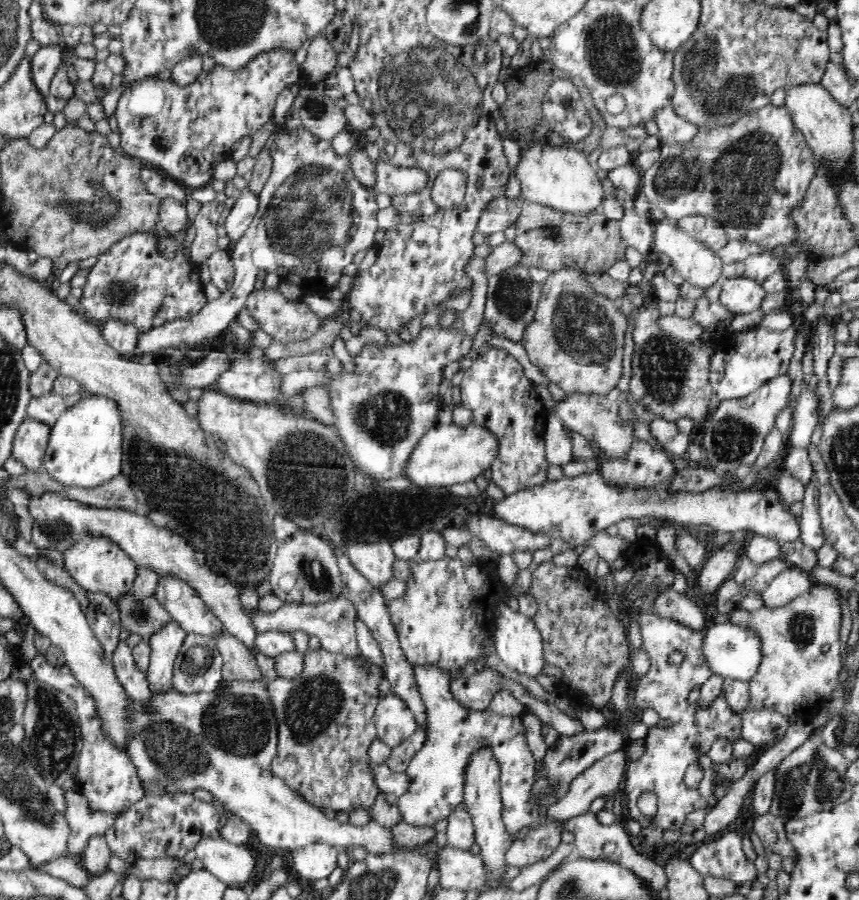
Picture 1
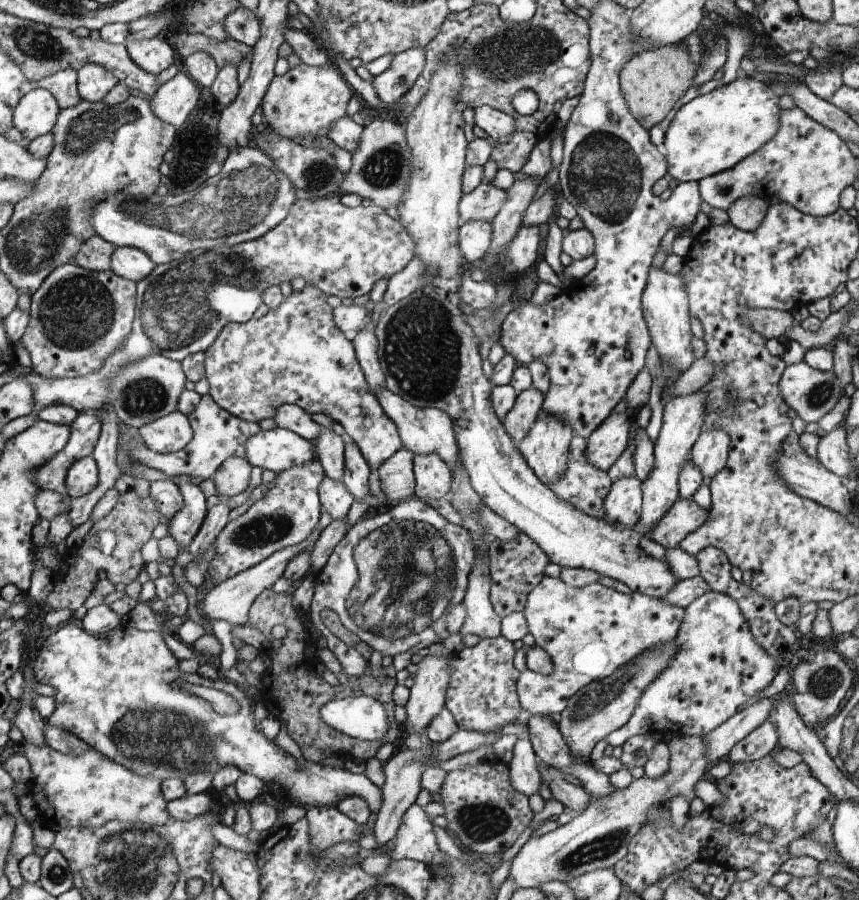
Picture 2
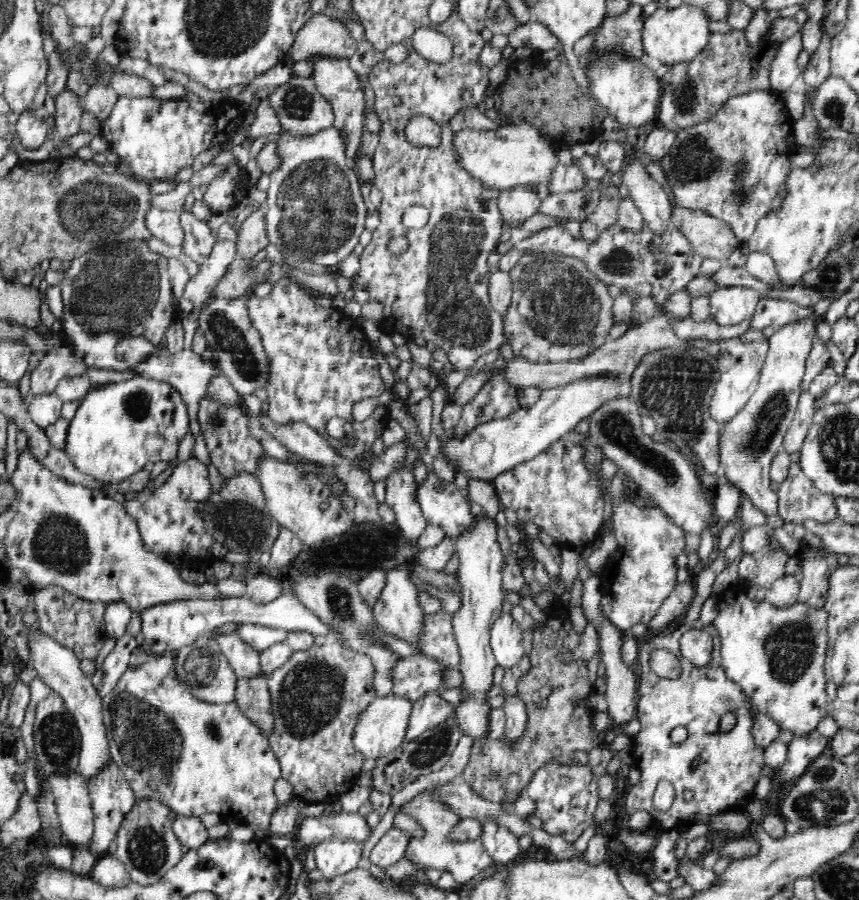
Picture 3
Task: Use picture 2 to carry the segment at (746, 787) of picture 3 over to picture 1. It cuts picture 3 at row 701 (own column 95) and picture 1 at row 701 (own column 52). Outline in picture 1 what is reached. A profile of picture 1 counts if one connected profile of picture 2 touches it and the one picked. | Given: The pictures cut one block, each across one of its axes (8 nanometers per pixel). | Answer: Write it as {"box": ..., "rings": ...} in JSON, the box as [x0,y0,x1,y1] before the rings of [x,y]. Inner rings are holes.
{"box":[623,600,742,831],"rings":[[[636,600],[632,602],[634,608],[638,610],[638,620],[640,620],[640,630],[642,630],[643,647],[650,657],[650,668],[645,675],[638,680],[638,686],[636,688],[636,696],[634,696],[634,702],[640,709],[652,708],[658,713],[660,717],[660,725],[650,727],[648,735],[644,740],[644,756],[636,761],[631,761],[627,764],[625,776],[623,780],[623,792],[627,792],[627,798],[624,801],[628,804],[628,816],[632,820],[637,820],[642,828],[648,828],[652,825],[659,826],[664,831],[681,831],[685,825],[686,816],[694,810],[700,810],[700,808],[709,809],[708,801],[706,801],[698,789],[690,789],[684,783],[685,772],[694,762],[698,761],[698,758],[702,756],[702,753],[698,753],[698,750],[702,750],[704,755],[708,755],[711,746],[718,738],[728,739],[731,743],[738,742],[742,735],[742,720],[738,713],[734,713],[729,705],[726,703],[724,696],[720,694],[716,698],[715,704],[710,708],[700,708],[698,702],[690,704],[688,702],[688,696],[696,686],[702,687],[702,684],[706,683],[706,680],[712,676],[712,671],[706,663],[706,657],[702,653],[702,642],[705,635],[705,630],[702,632],[694,632],[690,630],[686,625],[679,623],[675,620],[662,617],[656,611],[656,600],[654,600],[654,608],[652,604],[642,604],[642,600]],[[674,650],[680,651],[684,655],[684,659],[679,667],[676,665],[668,664],[668,655]],[[646,790],[652,790],[657,796],[657,811],[654,817],[650,817],[640,813],[640,809],[636,806],[636,801],[642,792]]]}

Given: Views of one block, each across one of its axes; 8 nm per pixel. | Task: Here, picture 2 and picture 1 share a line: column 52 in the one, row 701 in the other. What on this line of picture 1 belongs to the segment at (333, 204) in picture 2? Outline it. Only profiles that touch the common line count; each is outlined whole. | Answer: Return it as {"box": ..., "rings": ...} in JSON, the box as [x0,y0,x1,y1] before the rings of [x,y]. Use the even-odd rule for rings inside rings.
{"box":[373,691,418,749],"rings":[[[391,691],[379,699],[373,714],[377,739],[390,749],[404,743],[418,729],[417,720],[409,706]]]}

